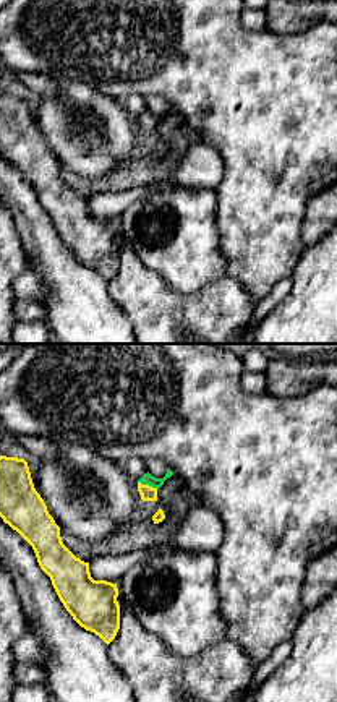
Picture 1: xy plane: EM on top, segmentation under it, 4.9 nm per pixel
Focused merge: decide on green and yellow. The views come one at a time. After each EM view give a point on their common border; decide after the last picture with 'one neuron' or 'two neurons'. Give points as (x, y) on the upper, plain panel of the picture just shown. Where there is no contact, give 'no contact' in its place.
contact (148, 120)

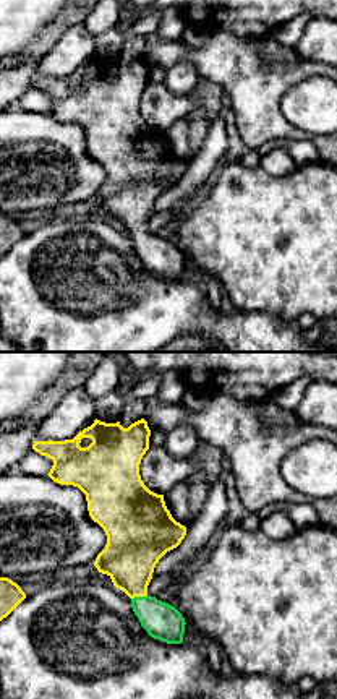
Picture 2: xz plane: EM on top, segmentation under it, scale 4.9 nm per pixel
contact (138, 234)

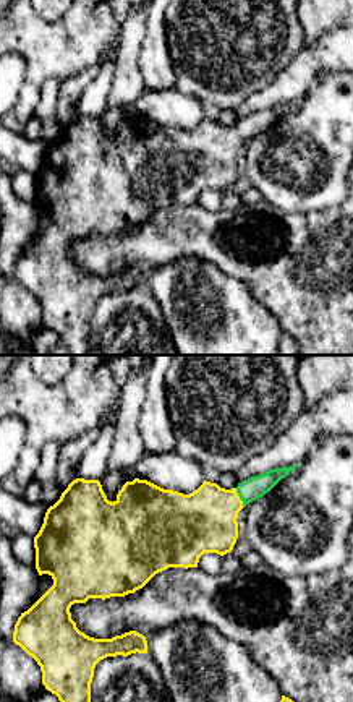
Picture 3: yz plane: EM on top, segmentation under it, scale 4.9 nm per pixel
contact (240, 135)

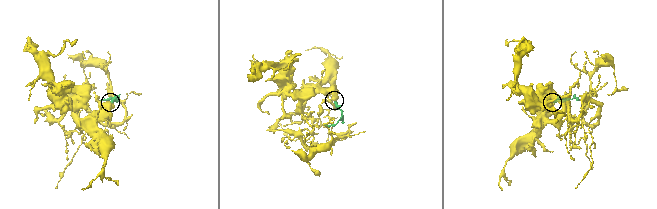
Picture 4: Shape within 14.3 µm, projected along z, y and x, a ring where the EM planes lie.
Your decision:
one neuron

